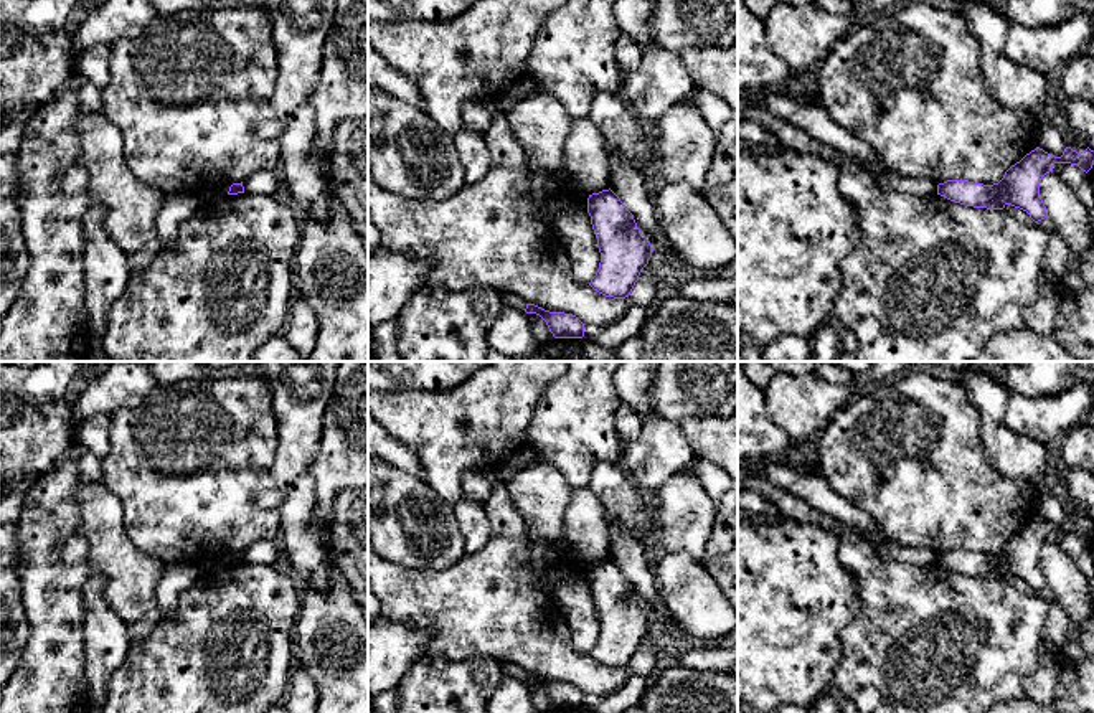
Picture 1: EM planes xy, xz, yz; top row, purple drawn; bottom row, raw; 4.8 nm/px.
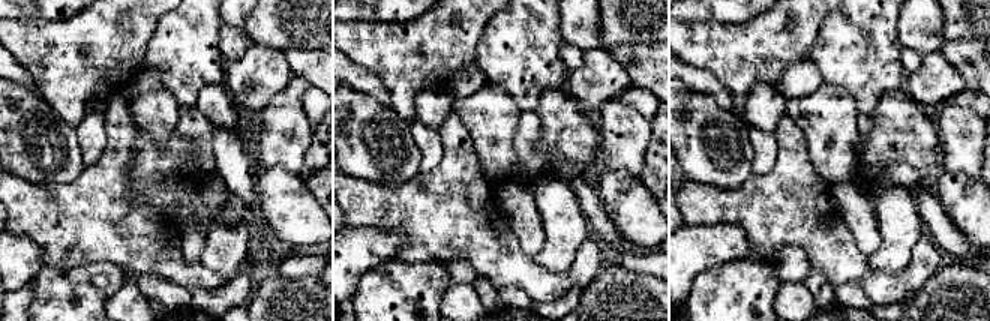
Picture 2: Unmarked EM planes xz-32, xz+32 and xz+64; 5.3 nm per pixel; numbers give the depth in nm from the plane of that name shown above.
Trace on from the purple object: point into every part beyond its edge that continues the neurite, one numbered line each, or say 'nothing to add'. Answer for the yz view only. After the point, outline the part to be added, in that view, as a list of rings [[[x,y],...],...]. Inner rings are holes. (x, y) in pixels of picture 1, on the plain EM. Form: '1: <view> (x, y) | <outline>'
nothing to add

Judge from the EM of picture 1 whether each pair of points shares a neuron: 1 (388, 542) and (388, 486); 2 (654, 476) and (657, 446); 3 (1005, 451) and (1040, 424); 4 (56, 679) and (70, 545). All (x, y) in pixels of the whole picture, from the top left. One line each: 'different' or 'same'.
1: same
2: same
3: different
4: same

